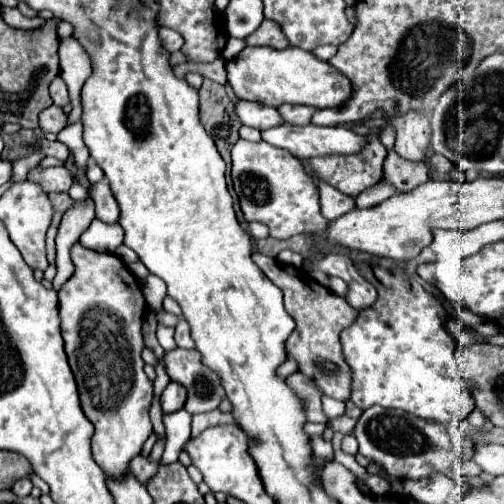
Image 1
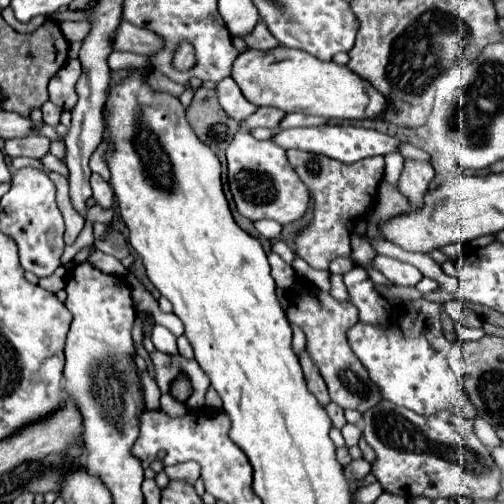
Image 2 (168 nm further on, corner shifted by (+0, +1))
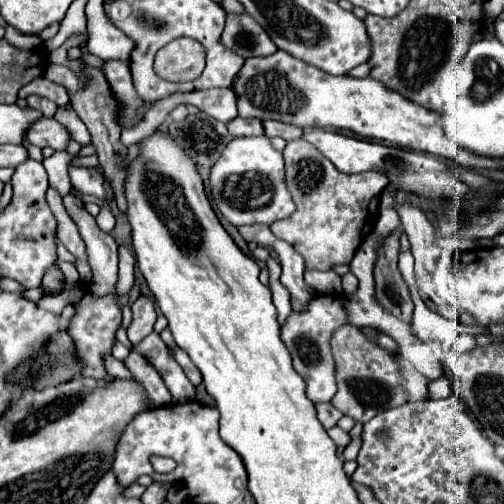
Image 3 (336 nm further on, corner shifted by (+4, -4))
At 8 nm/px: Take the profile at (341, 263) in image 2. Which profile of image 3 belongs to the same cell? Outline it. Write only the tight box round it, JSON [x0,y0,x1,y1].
[305,271,341,293]

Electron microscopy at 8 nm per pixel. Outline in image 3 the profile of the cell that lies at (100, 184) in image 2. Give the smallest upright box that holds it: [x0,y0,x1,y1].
[69,167,105,199]

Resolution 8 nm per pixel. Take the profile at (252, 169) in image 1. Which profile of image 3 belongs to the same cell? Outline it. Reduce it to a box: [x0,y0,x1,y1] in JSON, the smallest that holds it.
[211,135,295,227]

